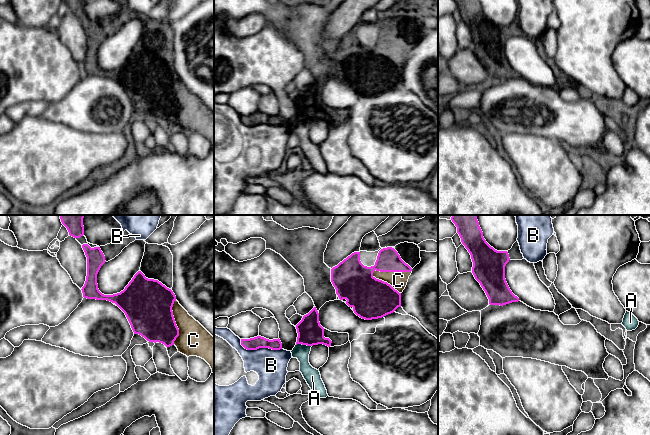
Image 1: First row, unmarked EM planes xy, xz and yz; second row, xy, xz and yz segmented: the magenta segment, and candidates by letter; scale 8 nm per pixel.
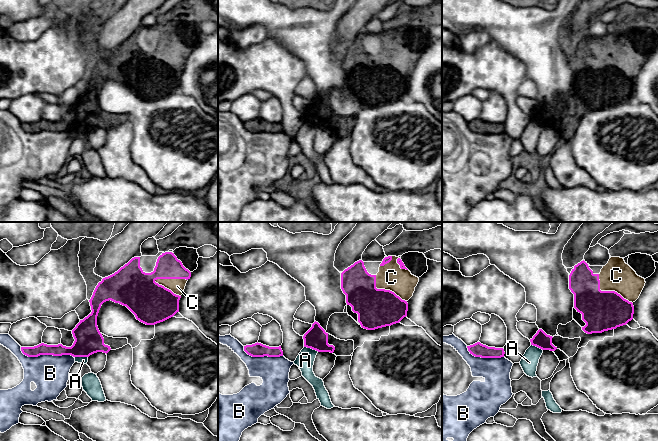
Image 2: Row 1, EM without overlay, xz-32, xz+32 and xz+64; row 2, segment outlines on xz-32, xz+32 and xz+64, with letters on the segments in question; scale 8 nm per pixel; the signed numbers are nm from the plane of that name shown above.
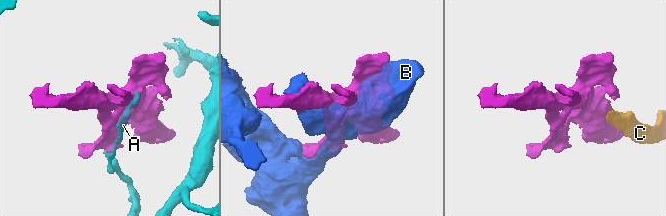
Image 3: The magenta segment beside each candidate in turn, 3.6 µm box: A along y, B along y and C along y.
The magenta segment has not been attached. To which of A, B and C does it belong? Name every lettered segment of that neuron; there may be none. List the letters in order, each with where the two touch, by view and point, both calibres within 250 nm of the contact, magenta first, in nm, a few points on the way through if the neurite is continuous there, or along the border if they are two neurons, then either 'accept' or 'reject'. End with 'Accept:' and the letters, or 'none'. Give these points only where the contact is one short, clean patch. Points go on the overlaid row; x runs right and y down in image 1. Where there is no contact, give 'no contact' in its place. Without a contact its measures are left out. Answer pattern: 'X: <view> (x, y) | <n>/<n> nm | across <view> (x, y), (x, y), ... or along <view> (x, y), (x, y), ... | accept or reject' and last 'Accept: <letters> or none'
A: xz (304, 344) | 200/120 nm | along xz (296, 344), (311, 346) | reject
B: xz (259, 347) | 100/260 nm | reject
C: xz (389, 271) | 320/140 nm | accept
Accept: C

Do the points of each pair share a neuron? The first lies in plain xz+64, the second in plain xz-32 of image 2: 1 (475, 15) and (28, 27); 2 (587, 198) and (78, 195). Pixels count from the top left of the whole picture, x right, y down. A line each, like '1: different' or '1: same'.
1: different
2: same

